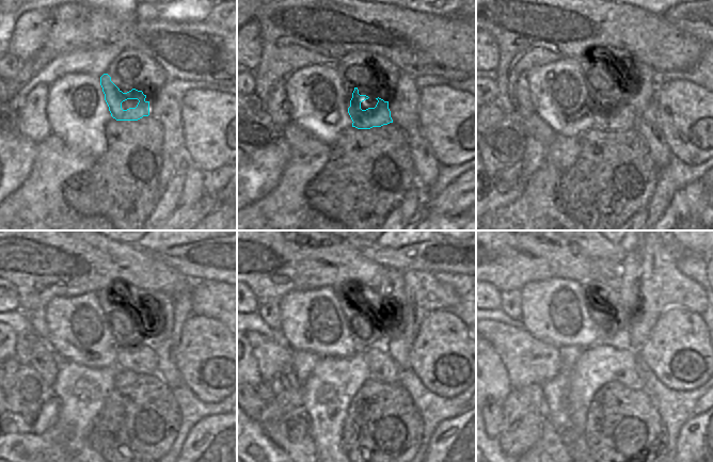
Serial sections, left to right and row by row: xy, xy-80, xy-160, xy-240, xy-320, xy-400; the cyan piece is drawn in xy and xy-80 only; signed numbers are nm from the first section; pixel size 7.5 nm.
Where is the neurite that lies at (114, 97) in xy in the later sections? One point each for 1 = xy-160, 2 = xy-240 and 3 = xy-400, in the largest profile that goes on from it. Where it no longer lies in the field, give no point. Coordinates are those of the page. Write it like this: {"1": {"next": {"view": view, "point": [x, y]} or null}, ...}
{"1": {"next": {"view": "xy-160", "point": [620, 117]}}, "2": {"next": {"view": "xy-240", "point": [142, 359]}}, "3": {"next": {"view": "xy-400", "point": [629, 378]}}}

